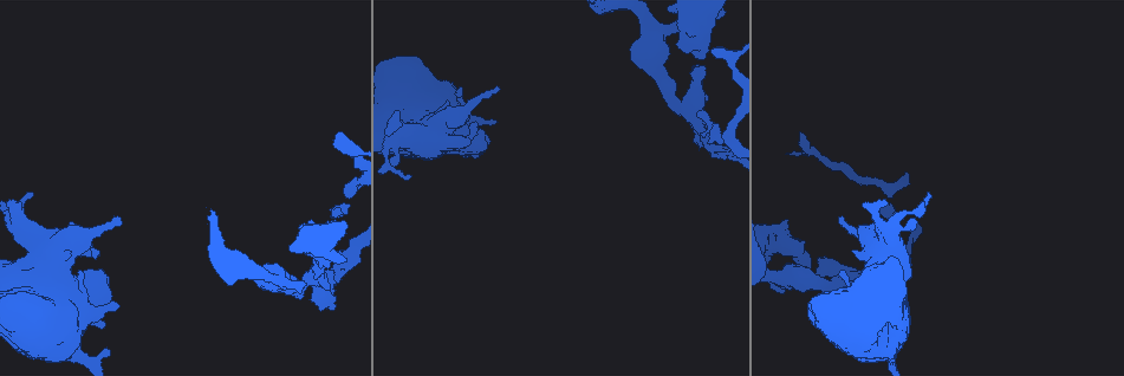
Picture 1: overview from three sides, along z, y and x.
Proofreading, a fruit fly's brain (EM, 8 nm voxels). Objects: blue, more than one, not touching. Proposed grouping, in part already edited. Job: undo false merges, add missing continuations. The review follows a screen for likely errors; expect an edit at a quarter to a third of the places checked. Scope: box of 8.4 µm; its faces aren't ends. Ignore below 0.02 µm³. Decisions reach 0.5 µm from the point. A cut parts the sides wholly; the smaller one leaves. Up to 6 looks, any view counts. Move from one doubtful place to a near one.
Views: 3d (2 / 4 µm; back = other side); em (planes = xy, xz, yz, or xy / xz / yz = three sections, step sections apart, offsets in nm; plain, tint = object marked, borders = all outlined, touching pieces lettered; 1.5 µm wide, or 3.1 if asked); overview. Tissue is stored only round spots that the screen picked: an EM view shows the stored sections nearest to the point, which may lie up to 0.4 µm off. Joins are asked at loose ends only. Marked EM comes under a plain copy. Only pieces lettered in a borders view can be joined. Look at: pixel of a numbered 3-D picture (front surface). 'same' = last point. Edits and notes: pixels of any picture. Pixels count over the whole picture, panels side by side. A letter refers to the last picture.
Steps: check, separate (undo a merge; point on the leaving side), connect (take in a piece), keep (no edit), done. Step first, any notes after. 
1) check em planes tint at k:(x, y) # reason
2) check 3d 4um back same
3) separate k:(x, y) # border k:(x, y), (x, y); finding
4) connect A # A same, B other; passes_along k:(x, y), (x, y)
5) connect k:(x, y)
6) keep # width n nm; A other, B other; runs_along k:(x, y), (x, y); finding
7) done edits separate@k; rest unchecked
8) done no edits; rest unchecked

check em yz step 4 tint at 1:(865, 224) # thin end

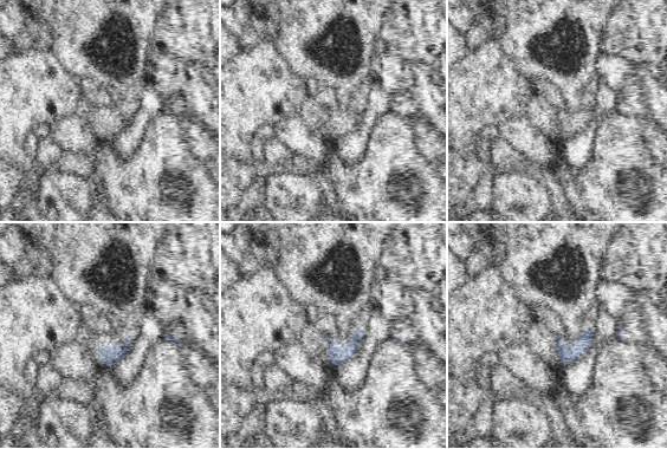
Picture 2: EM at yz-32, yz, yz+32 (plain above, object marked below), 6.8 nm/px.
check em planes borders same

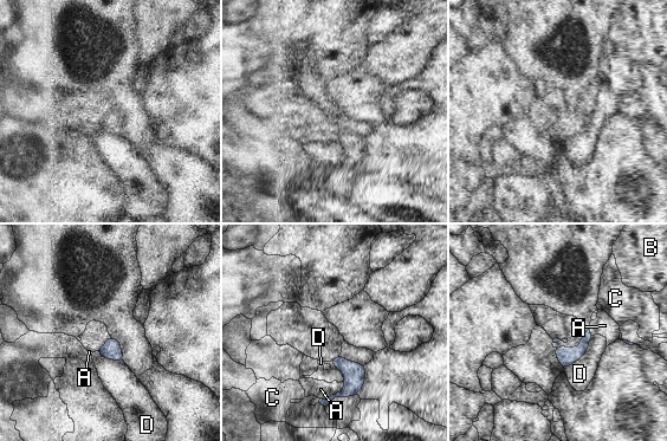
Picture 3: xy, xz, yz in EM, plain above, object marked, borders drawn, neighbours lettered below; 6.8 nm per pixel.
keep # A other, B other, C other, D other; border 3:(591, 336), (587, 351), (563, 369); none of them fits

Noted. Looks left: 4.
check 3d 4um back at 1:(305, 285) # thick end

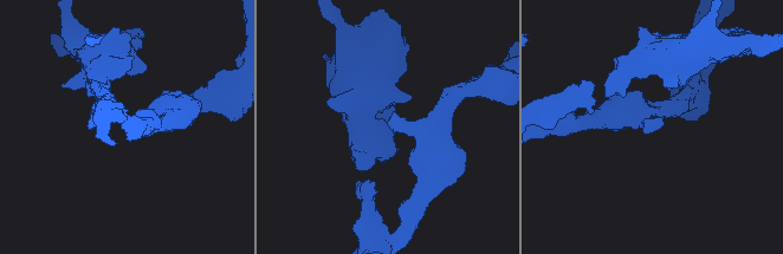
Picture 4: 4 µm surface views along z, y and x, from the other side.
check em planes borders at 4:(656, 117) # shape alone is not enough

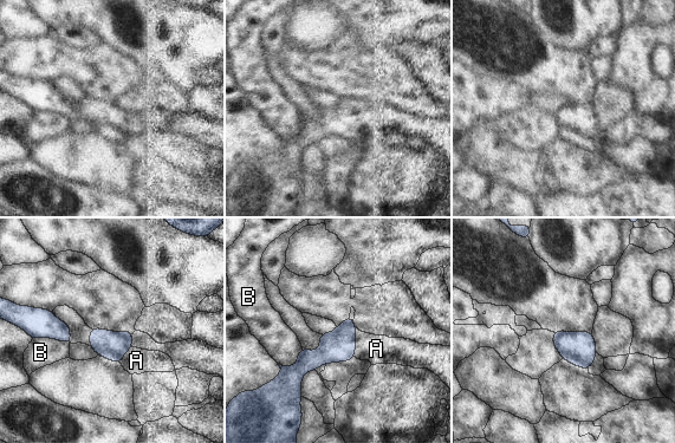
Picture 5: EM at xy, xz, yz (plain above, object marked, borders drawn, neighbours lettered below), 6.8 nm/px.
connect A # A same, B other; it goes on there

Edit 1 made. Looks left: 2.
done edits connect@5; rest unchecked

